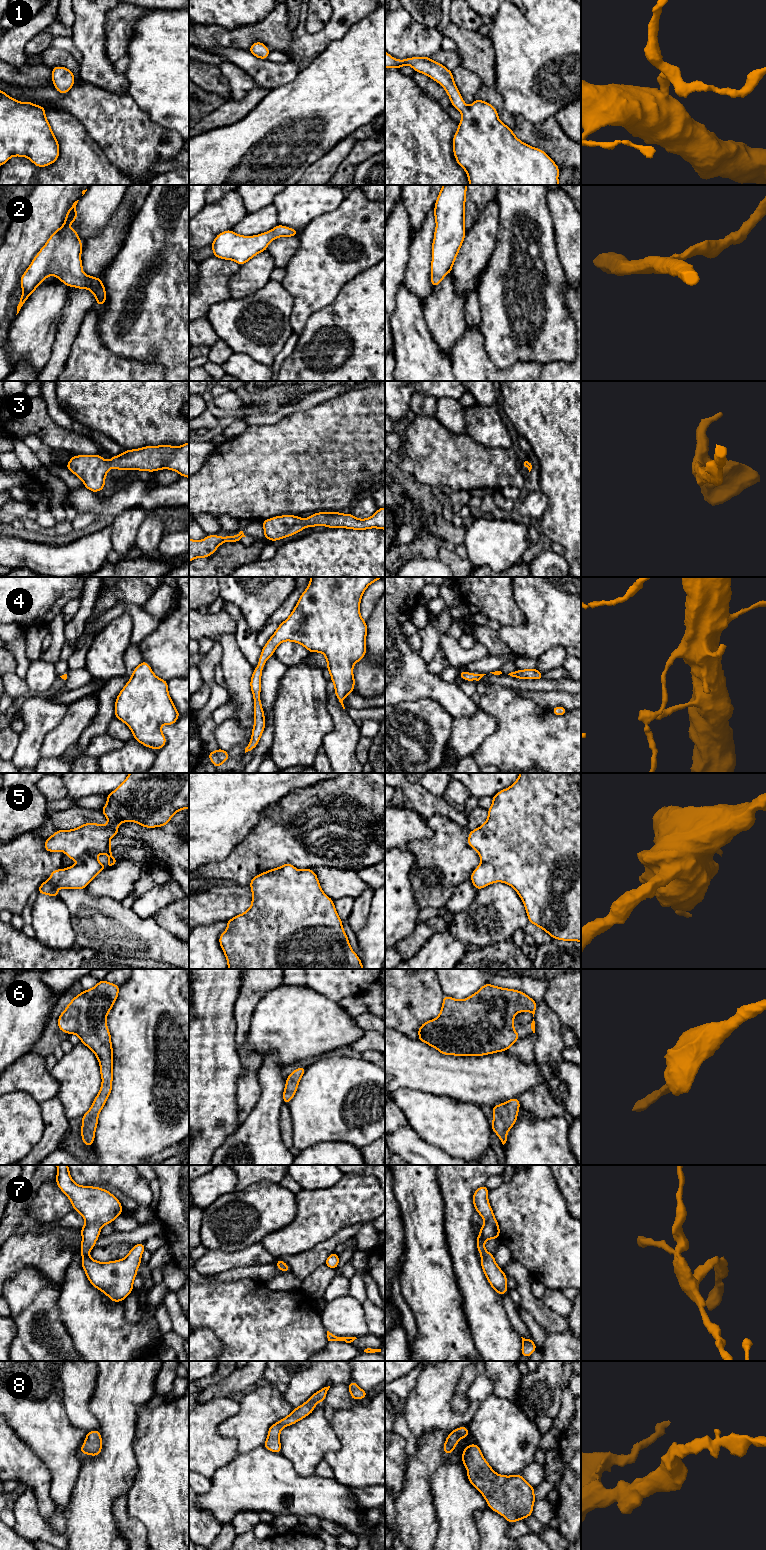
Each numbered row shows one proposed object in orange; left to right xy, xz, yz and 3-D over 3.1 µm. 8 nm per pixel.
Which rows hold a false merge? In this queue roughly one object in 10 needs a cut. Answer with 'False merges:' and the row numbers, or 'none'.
False merges: none

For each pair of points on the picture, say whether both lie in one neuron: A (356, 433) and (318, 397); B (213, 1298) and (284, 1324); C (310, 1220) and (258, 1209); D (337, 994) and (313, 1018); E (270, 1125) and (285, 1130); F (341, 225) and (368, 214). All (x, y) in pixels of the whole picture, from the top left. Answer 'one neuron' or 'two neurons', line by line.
A: two neurons
B: one neuron
C: two neurons
D: two neurons
E: two neurons
F: one neuron

